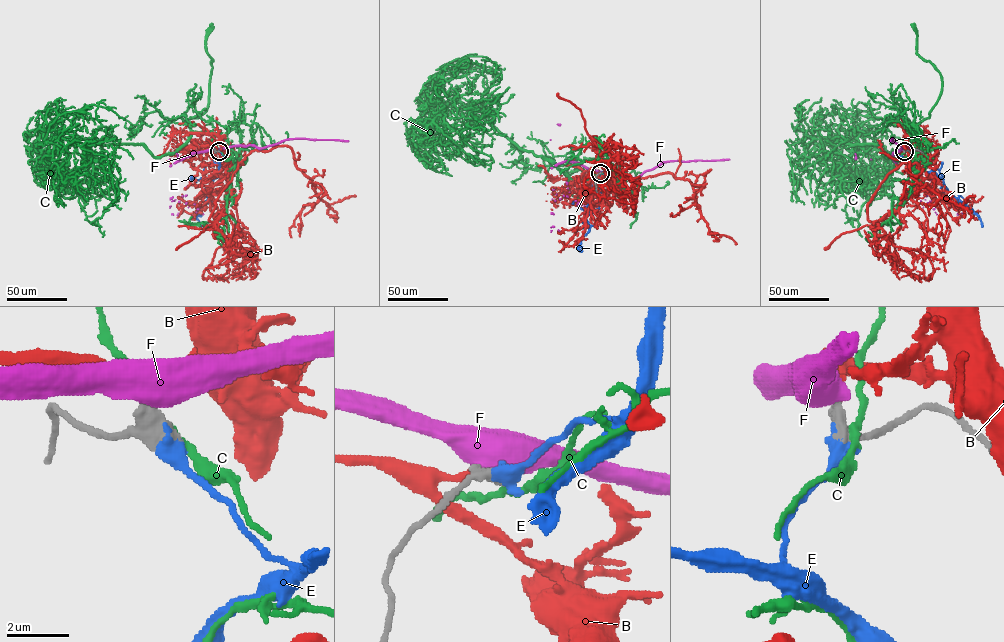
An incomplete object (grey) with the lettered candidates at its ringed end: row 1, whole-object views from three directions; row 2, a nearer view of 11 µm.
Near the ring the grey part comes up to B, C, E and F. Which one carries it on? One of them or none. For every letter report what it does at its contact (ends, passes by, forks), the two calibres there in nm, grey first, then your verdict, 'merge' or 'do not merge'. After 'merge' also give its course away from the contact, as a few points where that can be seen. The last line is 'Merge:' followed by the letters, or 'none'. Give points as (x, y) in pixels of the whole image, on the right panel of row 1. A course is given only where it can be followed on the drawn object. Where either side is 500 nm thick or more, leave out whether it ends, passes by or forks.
B: it ends | 340/260 nm | do not merge
C: it passes by | 440/220 nm | do not merge
E: 440/550 nm | merge | via (904, 151), (902, 156), (905, 159), (926, 171), (934, 171), (943, 179), (949, 192), (978, 216), (982, 227)
F: 340/750 nm | do not merge
Merge: E

